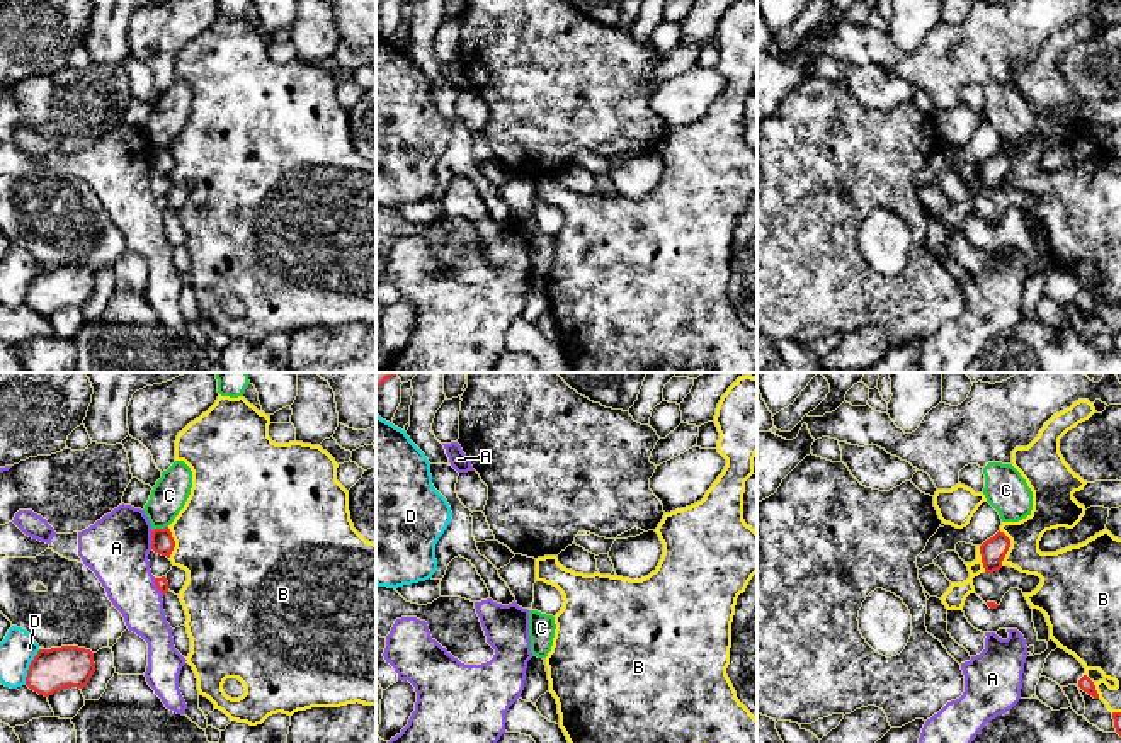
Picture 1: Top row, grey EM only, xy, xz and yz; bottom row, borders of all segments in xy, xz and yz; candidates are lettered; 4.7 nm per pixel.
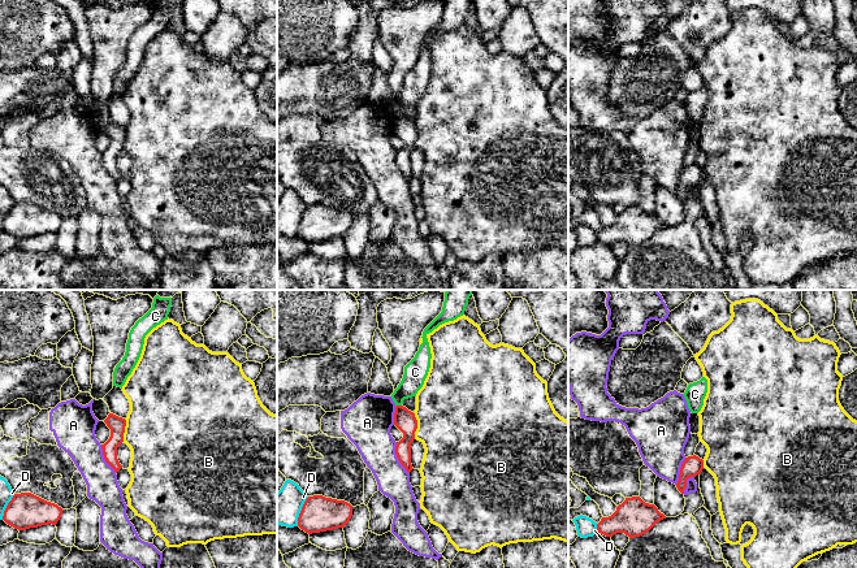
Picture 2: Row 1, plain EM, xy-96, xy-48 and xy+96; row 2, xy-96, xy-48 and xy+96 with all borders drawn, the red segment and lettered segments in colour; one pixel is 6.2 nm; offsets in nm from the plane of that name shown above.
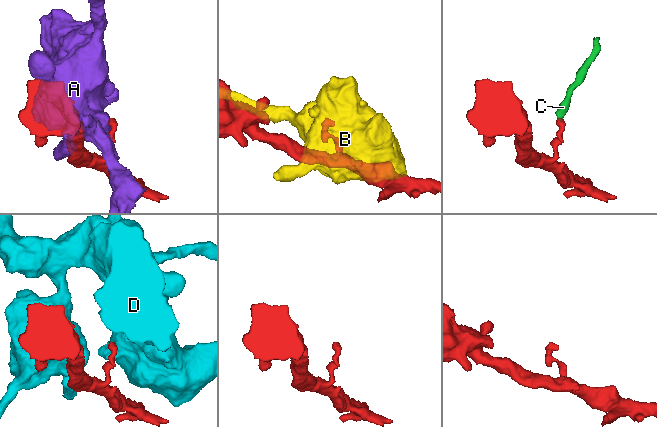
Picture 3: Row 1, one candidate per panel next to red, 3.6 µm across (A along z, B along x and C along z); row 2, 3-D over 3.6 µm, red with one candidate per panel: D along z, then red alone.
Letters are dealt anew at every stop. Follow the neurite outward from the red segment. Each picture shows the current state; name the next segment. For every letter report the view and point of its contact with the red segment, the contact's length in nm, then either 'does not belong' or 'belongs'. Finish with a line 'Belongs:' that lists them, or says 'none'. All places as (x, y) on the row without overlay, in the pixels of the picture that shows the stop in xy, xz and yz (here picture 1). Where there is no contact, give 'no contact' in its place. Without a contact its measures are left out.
A: contact xy (152, 158); length 100 nm; does not belong
B: contact yz (1009, 165); length 170 nm; does not belong
C: contact xy (160, 148); length 80 nm; does not belong
D: contact xy (29, 286); length 180 nm; does not belong
Belongs: none

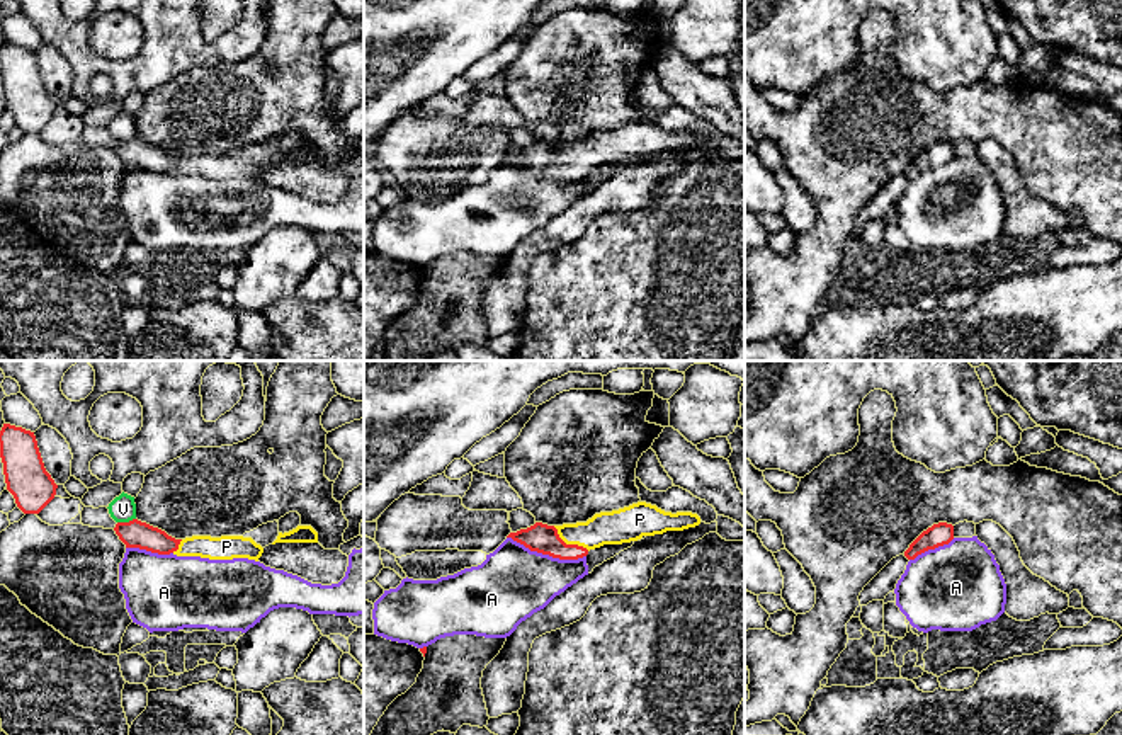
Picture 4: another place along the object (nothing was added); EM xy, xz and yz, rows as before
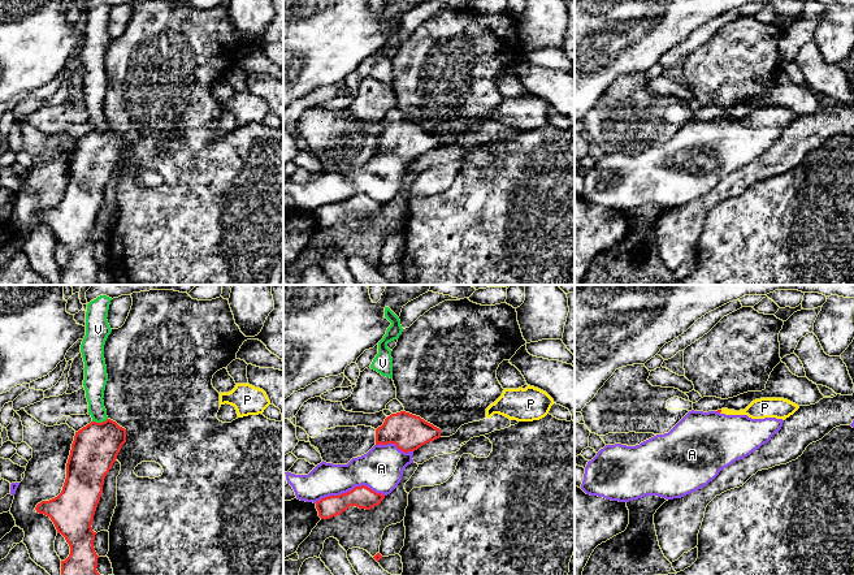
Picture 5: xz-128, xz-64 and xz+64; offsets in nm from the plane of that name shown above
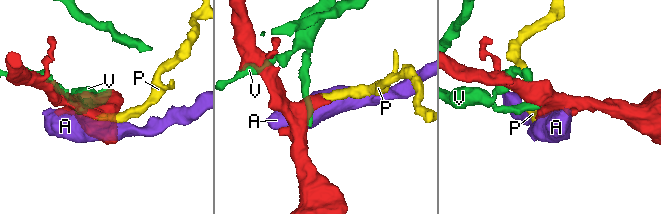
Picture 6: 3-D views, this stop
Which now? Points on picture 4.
A: contact xz (546, 172); length 380 nm; does not belong
P: contact xz (570, 164); length 200 nm; belongs
V: contact xy (126, 142); length 90 nm; does not belong
Belongs: P

